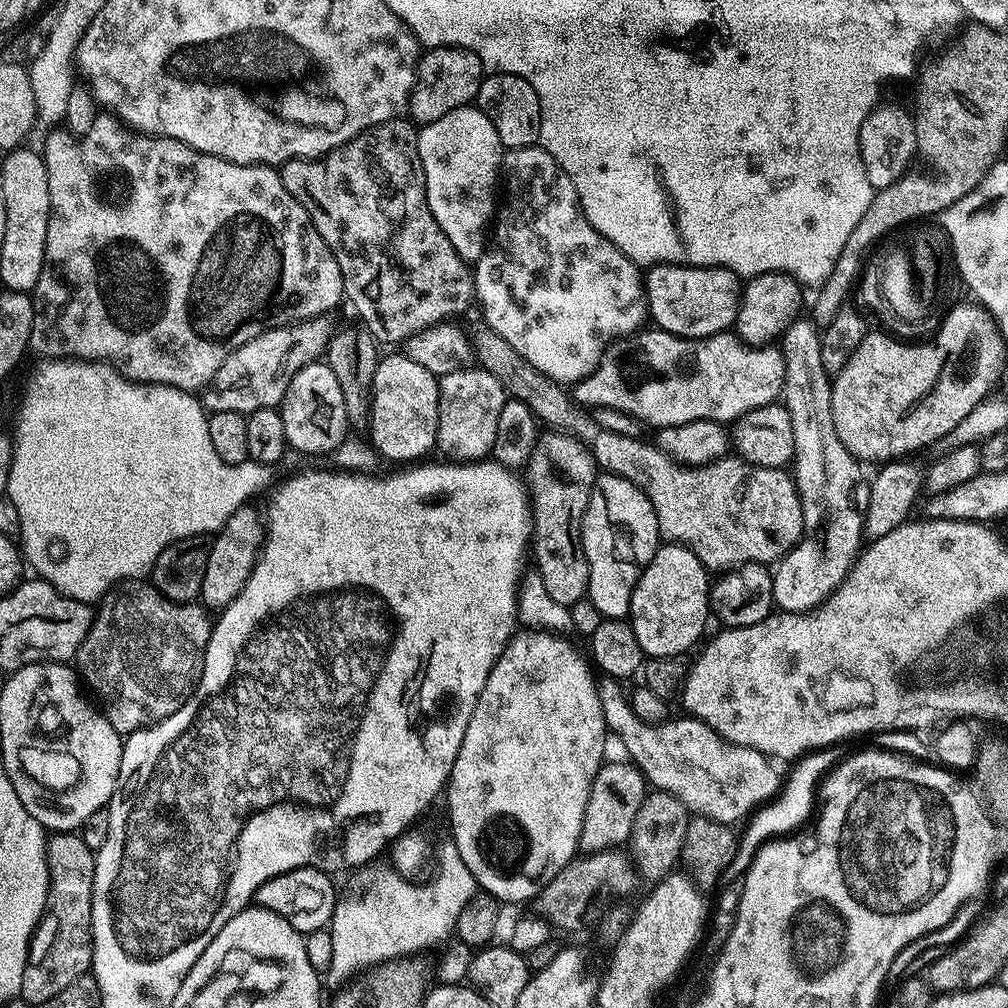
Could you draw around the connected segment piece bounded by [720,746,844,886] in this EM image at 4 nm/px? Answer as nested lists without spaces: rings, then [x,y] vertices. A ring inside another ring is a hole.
[[[829,746],[827,748],[815,749],[810,753],[805,753],[795,764],[789,776],[785,777],[780,791],[776,797],[768,801],[767,804],[761,805],[751,815],[747,821],[747,828],[741,831],[734,858],[730,866],[723,871],[720,876],[720,884],[728,885],[739,881],[747,872],[749,865],[752,864],[753,858],[759,852],[761,845],[767,843],[773,838],[780,838],[797,831],[798,826],[809,821],[814,810],[814,803],[821,780],[843,759],[844,753],[838,746]]]

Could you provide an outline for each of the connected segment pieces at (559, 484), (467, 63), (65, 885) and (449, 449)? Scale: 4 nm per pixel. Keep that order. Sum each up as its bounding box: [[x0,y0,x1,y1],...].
[[526,430,598,606],[407,46,485,126],[19,831,96,1006],[436,366,506,462]]

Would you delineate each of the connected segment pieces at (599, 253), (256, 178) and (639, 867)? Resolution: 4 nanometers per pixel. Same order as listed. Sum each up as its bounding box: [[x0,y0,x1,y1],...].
[[474,146,649,386],[30,114,345,393],[630,790,690,882]]

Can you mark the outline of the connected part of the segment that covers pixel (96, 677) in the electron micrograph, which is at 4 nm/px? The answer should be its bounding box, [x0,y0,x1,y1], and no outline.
[74,578,214,732]

